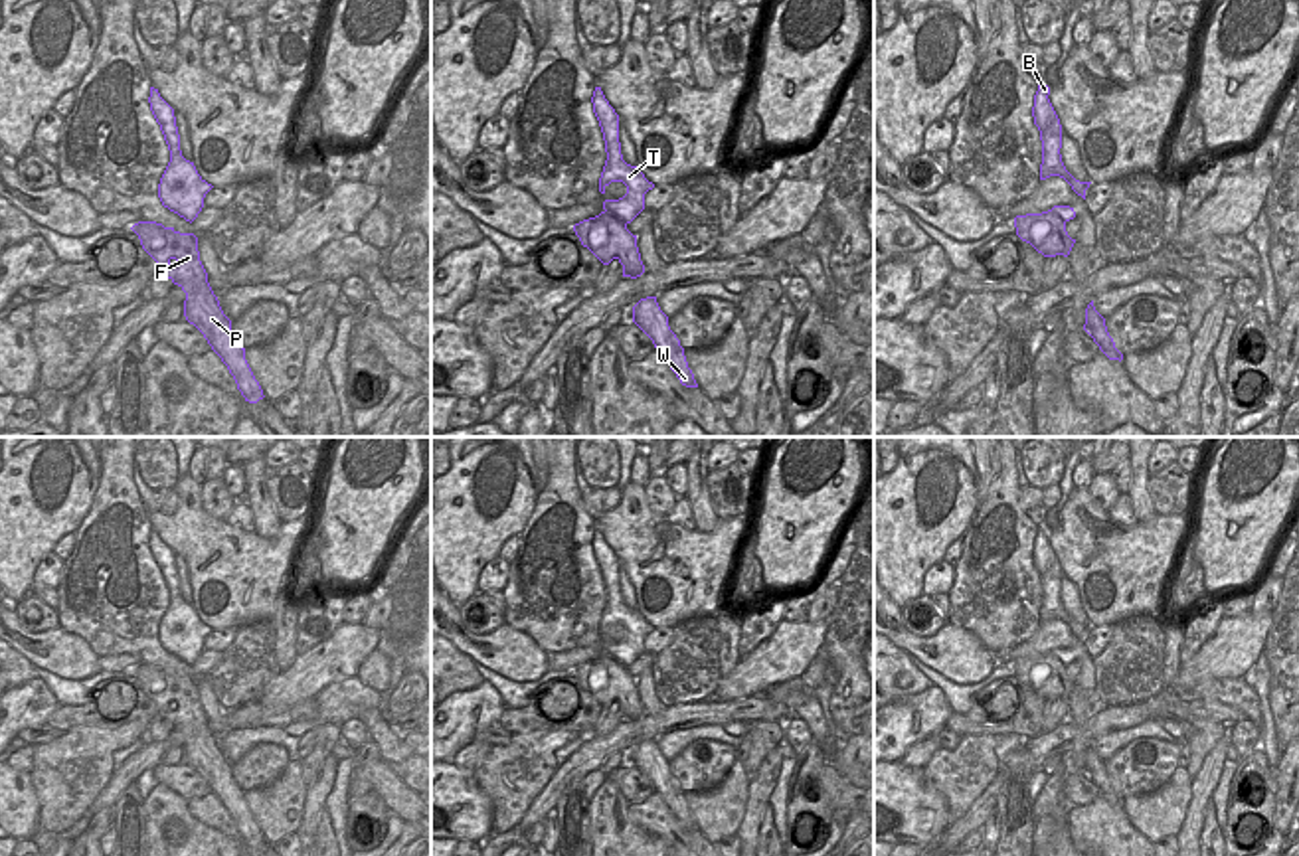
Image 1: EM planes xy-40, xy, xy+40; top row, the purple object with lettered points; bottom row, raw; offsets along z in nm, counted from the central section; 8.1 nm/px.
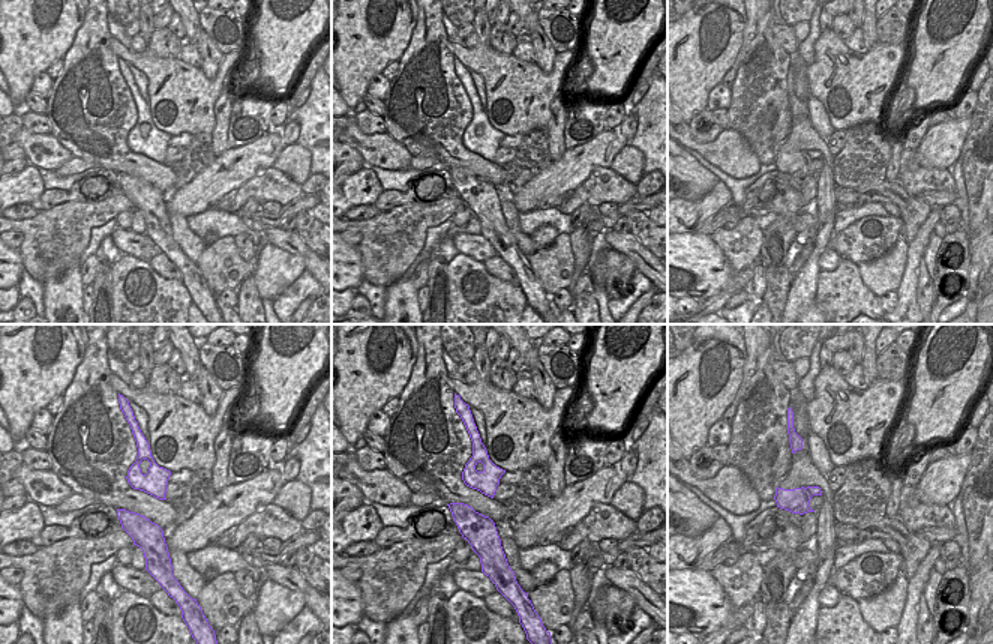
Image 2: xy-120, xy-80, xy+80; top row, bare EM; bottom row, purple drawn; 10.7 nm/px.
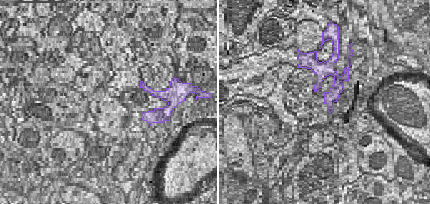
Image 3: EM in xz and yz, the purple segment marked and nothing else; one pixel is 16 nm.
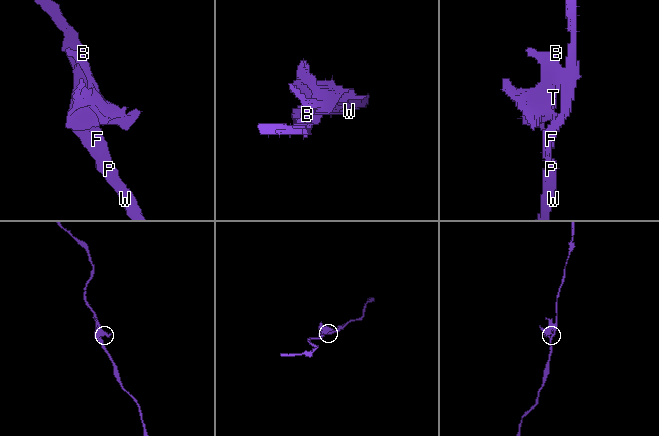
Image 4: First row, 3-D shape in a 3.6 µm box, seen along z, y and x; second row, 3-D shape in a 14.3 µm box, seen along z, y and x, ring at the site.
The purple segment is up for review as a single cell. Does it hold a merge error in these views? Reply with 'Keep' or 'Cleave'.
Cleave

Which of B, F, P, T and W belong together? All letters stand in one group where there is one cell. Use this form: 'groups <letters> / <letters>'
groups B T / F P W

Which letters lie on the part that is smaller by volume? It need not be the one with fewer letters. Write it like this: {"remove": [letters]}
{"remove": ["B", "T"]}

